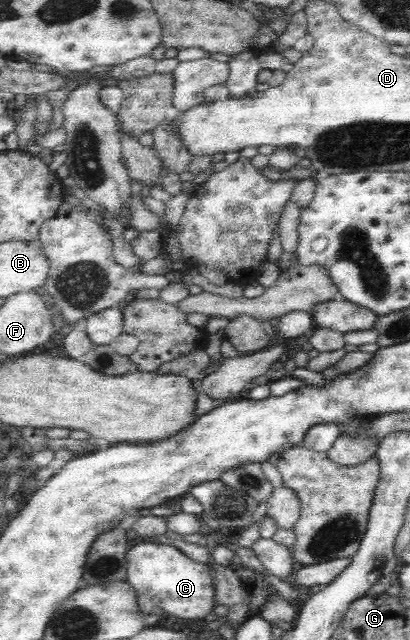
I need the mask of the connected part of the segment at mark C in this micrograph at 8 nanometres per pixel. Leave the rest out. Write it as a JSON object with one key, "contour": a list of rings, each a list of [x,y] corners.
{"contour":[[[152,540],[138,543],[127,551],[126,567],[125,579],[136,594],[150,596],[155,605],[171,616],[197,620],[211,614],[216,607],[216,586],[210,564],[191,560],[173,545],[157,544]]]}

